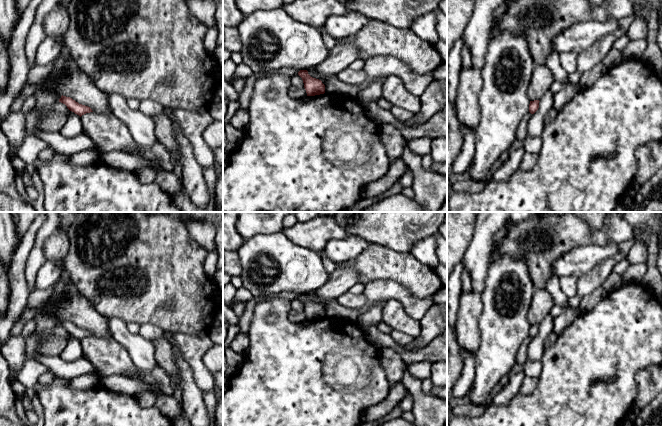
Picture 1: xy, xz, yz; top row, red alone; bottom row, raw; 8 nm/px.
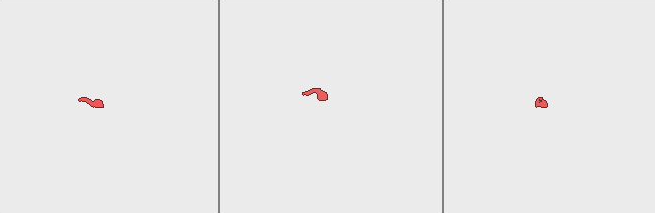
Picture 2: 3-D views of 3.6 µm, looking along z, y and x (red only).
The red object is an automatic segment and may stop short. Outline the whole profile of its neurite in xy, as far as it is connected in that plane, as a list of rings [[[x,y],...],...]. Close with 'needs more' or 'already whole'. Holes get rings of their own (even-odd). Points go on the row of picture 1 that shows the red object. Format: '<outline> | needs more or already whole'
[[[62,95],[61,98],[59,99],[59,102],[65,104],[70,111],[74,112],[80,117],[86,113],[93,112],[90,107],[79,104],[78,102],[76,102],[70,97],[66,97]]] | already whole

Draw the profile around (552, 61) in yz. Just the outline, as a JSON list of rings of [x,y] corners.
[[[553,51],[547,55],[547,57],[545,58],[545,66],[547,66],[552,72],[554,81],[568,81],[569,75],[561,67],[559,53],[557,53],[556,51]]]

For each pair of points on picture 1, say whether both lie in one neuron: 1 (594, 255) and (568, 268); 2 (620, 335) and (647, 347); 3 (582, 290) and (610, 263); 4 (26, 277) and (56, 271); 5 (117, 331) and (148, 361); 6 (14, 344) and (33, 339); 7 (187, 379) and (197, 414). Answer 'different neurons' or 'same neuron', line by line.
1: same neuron
2: same neuron
3: same neuron
4: different neurons
5: same neuron
6: different neurons
7: same neuron

